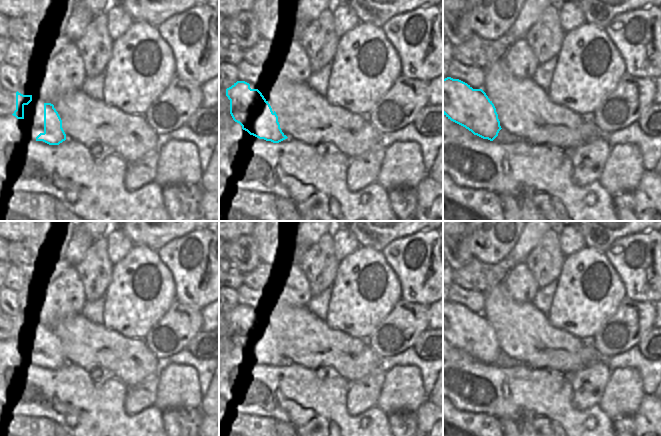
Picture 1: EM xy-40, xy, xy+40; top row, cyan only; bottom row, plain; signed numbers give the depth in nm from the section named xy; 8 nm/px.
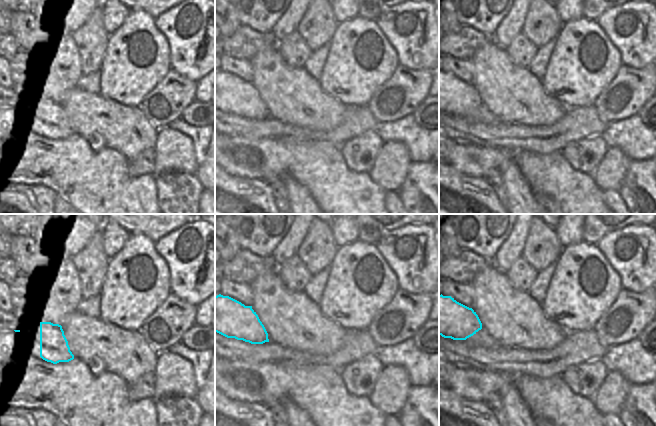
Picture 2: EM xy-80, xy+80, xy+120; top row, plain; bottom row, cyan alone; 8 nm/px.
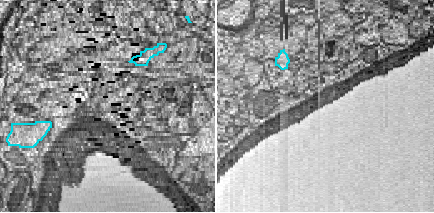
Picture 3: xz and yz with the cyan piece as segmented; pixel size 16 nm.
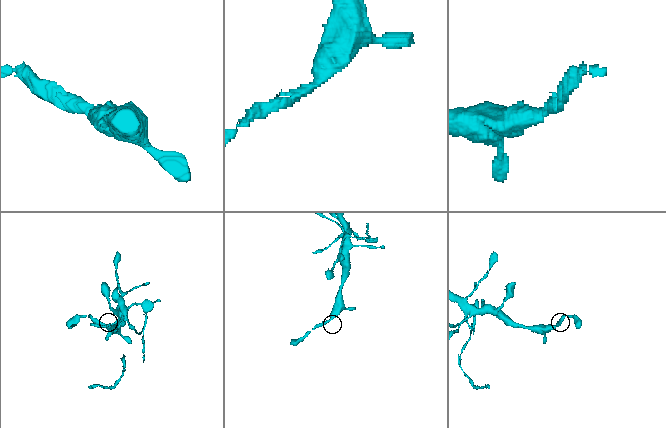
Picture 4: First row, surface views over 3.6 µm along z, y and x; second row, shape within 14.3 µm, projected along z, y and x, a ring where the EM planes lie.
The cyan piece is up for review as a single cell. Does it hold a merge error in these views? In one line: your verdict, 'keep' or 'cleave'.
keep

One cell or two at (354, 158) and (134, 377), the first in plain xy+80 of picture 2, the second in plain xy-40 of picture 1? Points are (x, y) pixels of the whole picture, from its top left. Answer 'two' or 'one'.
two

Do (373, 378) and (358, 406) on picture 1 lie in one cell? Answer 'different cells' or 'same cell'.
same cell

